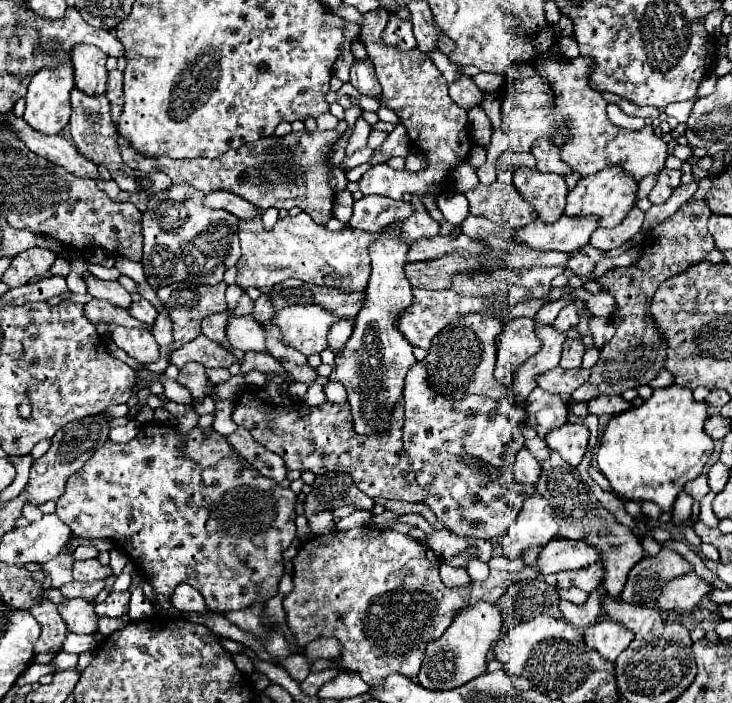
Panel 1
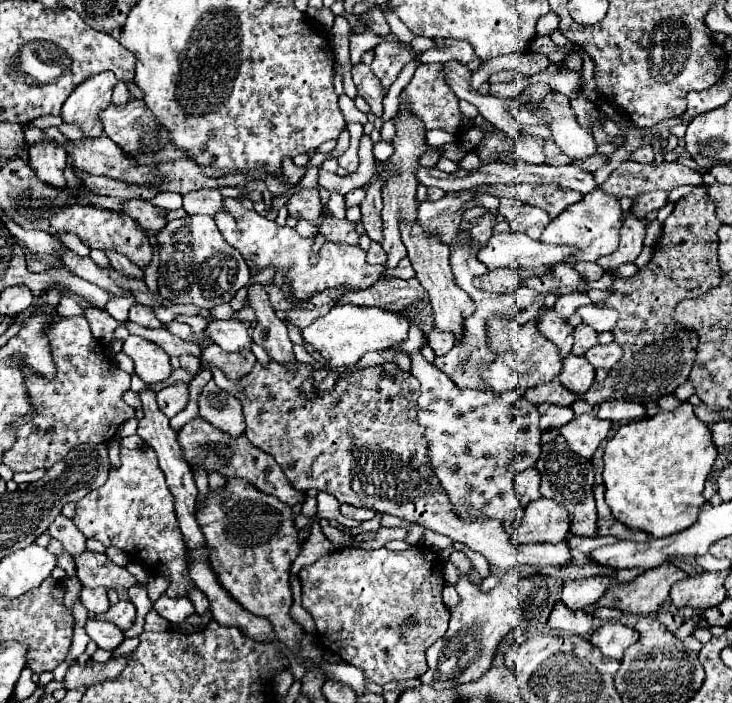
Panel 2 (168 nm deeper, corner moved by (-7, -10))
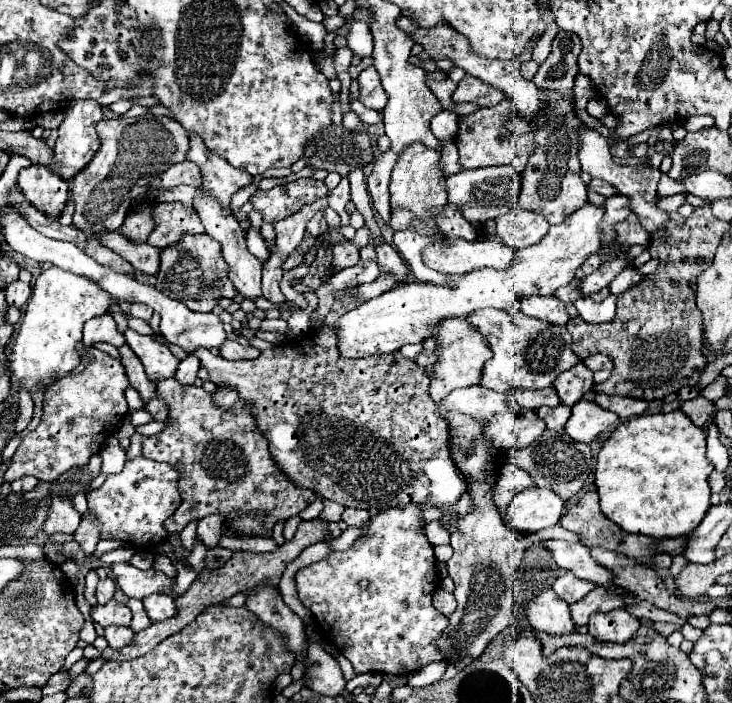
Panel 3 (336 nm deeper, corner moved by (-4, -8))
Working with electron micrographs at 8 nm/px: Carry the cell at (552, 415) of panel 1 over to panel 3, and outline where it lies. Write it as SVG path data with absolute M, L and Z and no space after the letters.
M559 405L559 407L539 407L537 415L545 421L547 429L553 429L557 433L563 431L569 415L571 415L571 407L569 405Z

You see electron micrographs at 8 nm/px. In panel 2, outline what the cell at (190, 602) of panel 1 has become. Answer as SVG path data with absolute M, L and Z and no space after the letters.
M160 595L160 599L154 603L154 609L158 615L168 619L170 623L182 623L186 617L194 613L194 605L186 597L170 599L166 595Z

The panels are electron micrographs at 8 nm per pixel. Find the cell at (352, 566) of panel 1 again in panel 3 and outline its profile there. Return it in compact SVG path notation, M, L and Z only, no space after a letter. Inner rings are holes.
M405 505L377 513L371 517L369 531L349 549L333 551L323 561L299 569L295 583L301 603L317 617L323 635L353 663L357 675L407 675L423 665L445 659L445 655L433 645L433 639L443 633L449 621L431 603L433 591L439 583L439 571L433 545L425 537L425 525L421 525L419 505ZM363 579L367 579L367 587L361 587Z

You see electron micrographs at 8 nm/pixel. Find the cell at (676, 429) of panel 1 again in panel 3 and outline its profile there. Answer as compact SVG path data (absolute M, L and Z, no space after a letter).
M681 409L627 419L615 427L597 455L595 485L599 505L601 511L627 533L641 533L653 539L687 535L699 525L703 513L711 507L711 491L707 485L711 471L713 465L705 459L705 431L697 427Z

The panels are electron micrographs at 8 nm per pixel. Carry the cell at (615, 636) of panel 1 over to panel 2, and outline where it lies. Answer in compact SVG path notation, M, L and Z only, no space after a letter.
M606 621L590 635L590 643L594 643L602 655L610 659L622 659L624 649L638 641L638 631L622 625L620 621Z

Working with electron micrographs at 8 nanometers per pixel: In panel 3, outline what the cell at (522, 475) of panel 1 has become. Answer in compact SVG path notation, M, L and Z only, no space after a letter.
M515 463L503 465L503 469L499 473L499 481L493 489L493 501L499 509L499 513L505 513L507 505L511 505L513 497L529 487L533 487L533 481L527 471L519 469Z

